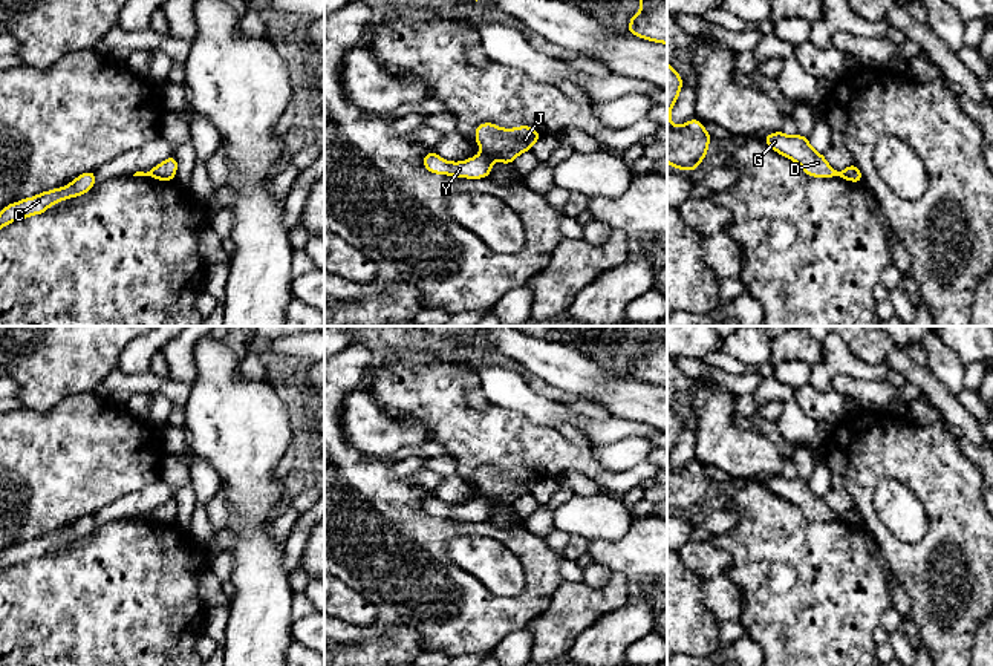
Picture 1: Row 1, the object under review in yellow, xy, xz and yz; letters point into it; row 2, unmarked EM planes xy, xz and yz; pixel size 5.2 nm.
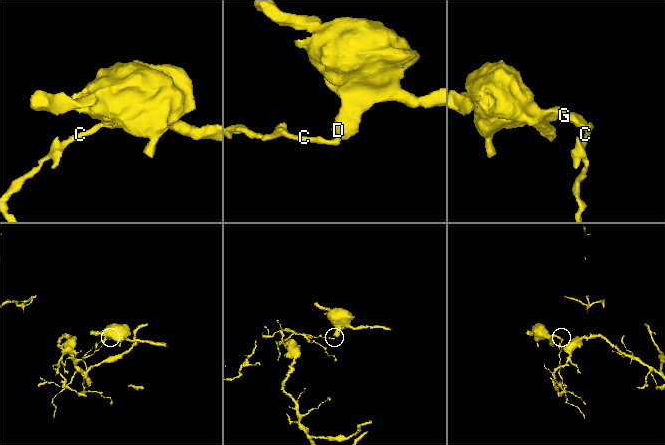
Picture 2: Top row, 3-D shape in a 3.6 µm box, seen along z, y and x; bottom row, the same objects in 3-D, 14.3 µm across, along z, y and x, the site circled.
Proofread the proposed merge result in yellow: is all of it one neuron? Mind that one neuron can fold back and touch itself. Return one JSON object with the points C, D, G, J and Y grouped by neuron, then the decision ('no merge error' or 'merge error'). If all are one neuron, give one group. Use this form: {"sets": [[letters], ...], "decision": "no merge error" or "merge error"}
{"sets": [["C", "Y"], ["D", "G", "J"]], "decision": "merge error"}

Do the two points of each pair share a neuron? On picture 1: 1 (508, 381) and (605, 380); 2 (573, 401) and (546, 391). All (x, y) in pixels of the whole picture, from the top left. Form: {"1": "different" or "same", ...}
{"1": "different", "2": "same"}

